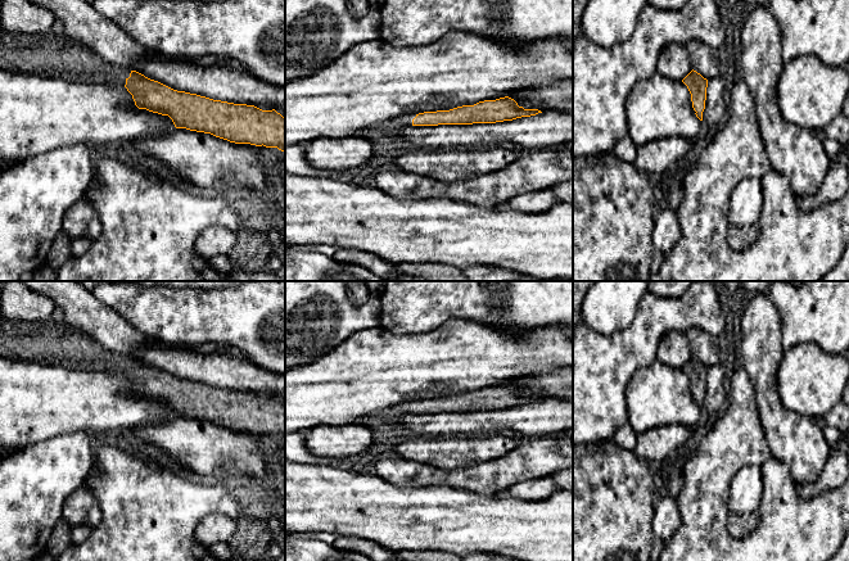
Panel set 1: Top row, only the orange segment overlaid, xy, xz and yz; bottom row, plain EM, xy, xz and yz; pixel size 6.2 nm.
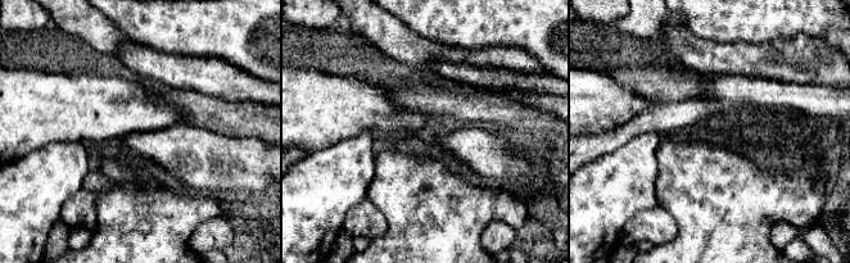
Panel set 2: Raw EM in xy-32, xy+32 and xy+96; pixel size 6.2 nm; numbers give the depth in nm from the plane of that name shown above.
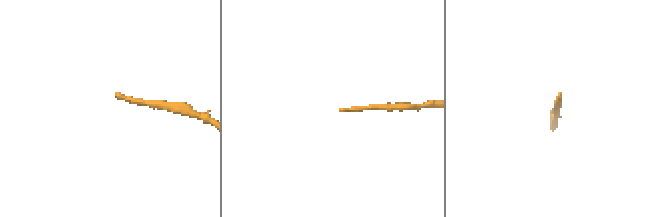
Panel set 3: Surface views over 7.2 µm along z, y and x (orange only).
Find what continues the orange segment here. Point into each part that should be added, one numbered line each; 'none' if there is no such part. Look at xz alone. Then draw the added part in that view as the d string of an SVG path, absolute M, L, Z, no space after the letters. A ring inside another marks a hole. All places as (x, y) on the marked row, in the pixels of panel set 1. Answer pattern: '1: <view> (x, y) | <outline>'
1: xz (393, 125) | M405 114L402 117L381 122L376 126L362 128L356 132L356 136L363 136L370 130L380 130L385 132L397 132L401 127L412 125L412 119L416 117L416 114Z

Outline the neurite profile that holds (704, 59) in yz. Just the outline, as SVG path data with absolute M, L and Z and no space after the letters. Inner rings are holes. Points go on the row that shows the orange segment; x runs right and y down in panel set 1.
M696 40L690 41L686 47L694 71L706 80L719 77L719 56L717 50Z

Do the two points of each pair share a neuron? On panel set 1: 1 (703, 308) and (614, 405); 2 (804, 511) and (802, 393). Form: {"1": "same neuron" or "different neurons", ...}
{"1": "same neuron", "2": "different neurons"}

